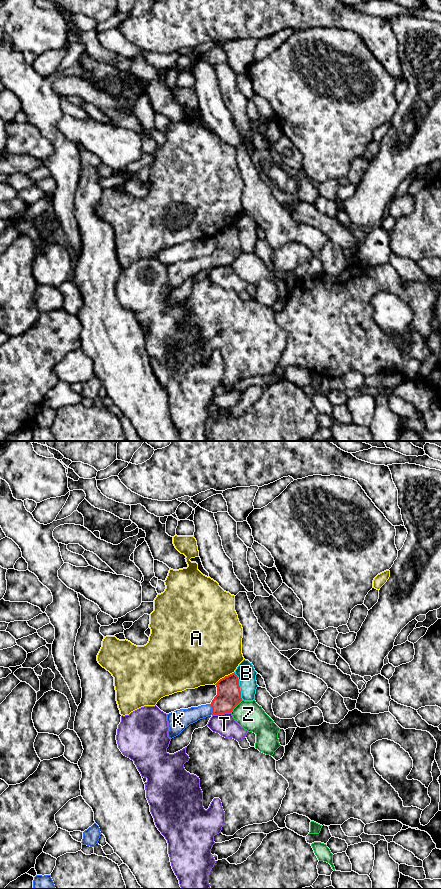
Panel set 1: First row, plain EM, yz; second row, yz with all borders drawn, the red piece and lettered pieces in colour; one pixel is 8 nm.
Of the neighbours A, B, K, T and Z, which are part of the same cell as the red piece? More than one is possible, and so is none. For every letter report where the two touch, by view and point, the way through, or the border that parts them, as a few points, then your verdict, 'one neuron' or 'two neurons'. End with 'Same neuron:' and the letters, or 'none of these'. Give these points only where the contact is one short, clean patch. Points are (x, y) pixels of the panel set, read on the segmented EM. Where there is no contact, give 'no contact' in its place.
A: yz (225, 676) | two neurons
B: yz (239, 686) | along yz (234, 672), (238, 679), (240, 697), (242, 699) | two neurons
K: yz (212, 709) | across yz (228, 696), (212, 709), (183, 718) | one neuron
T: yz (221, 713) | two neurons
Z: yz (236, 705) | along yz (242, 700), (230, 712) | two neurons
Same neuron: K

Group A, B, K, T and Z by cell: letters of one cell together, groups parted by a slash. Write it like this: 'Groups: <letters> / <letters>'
Groups: A / B / K / T / Z

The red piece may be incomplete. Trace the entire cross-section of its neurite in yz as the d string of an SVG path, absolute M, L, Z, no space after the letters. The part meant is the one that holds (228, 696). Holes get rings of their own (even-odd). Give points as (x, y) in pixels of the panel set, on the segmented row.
M235 672L220 679L215 685L217 695L210 704L180 709L167 714L169 738L178 736L186 727L200 719L231 713L242 701L239 679Z

